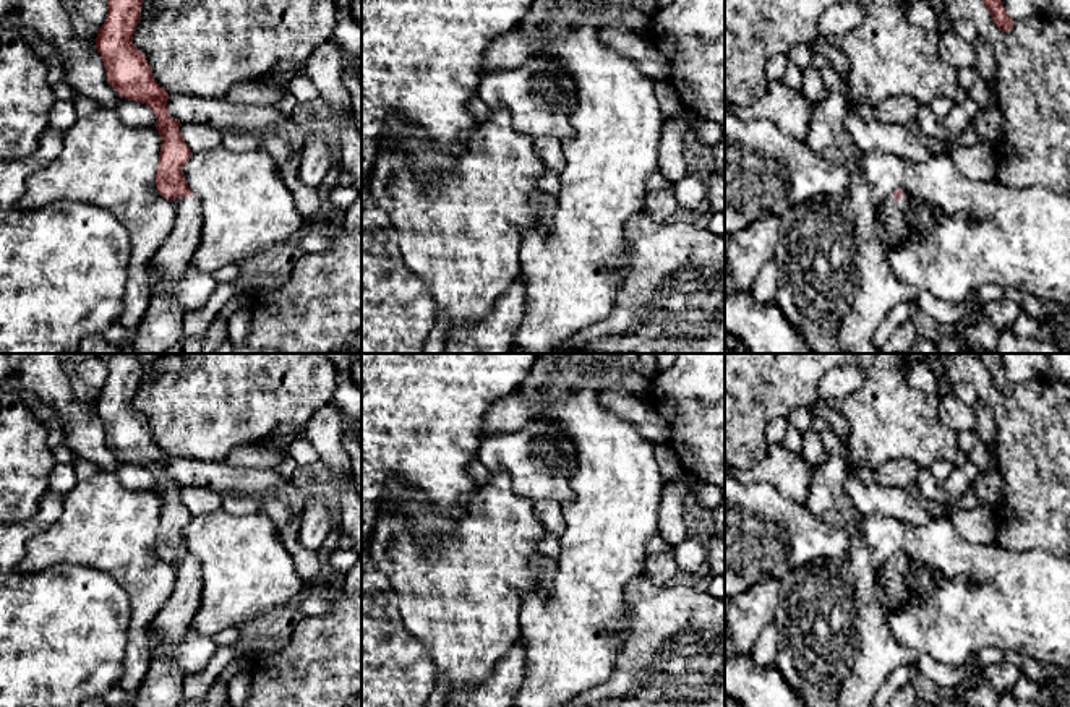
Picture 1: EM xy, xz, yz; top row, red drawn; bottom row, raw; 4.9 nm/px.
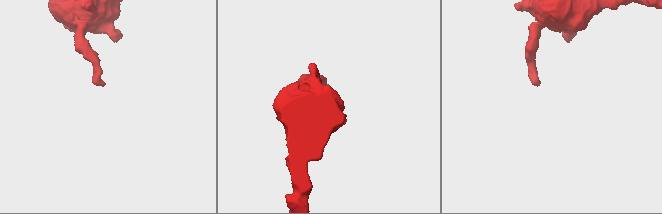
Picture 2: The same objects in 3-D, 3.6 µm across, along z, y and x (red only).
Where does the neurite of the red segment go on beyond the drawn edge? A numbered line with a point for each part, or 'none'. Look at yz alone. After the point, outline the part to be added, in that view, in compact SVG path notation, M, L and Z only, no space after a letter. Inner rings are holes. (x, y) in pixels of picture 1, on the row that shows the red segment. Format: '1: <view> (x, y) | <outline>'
1: yz (890, 227) | M887 198L880 204L874 203L875 209L875 235L892 248L906 237L905 209L895 198Z

